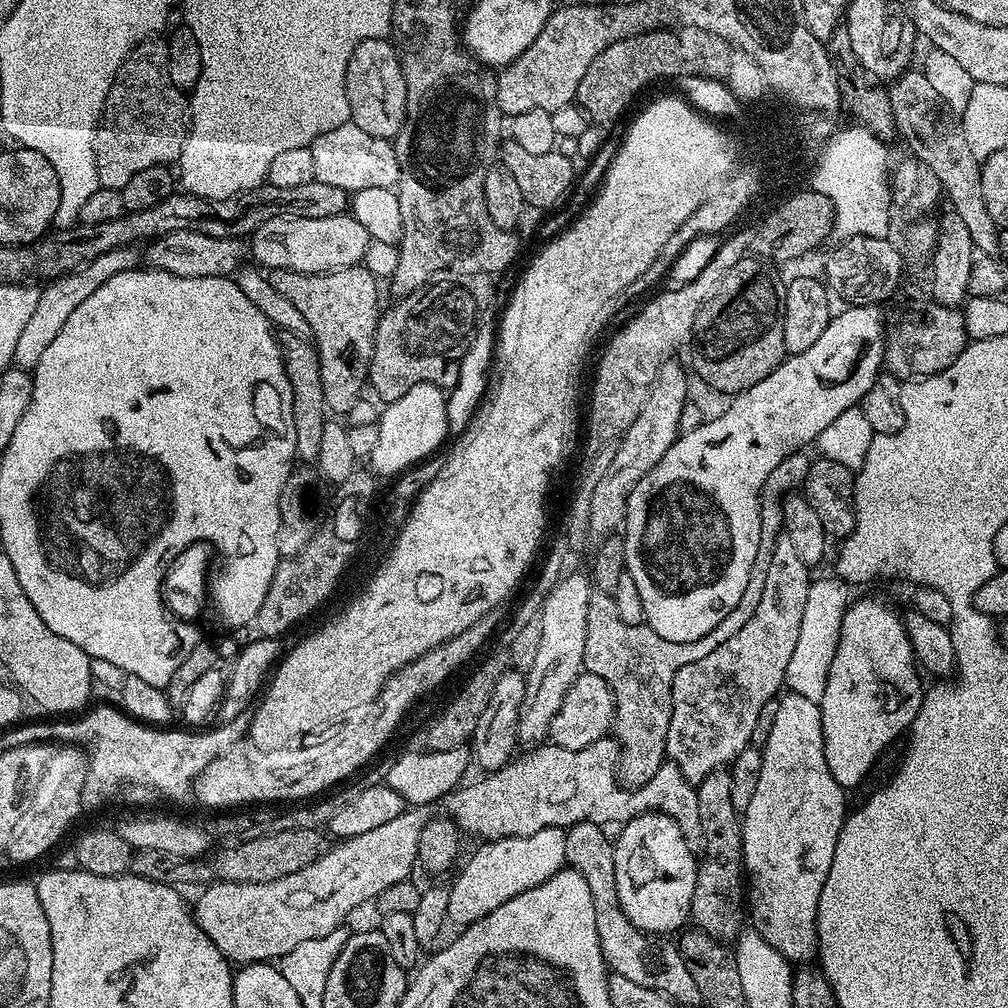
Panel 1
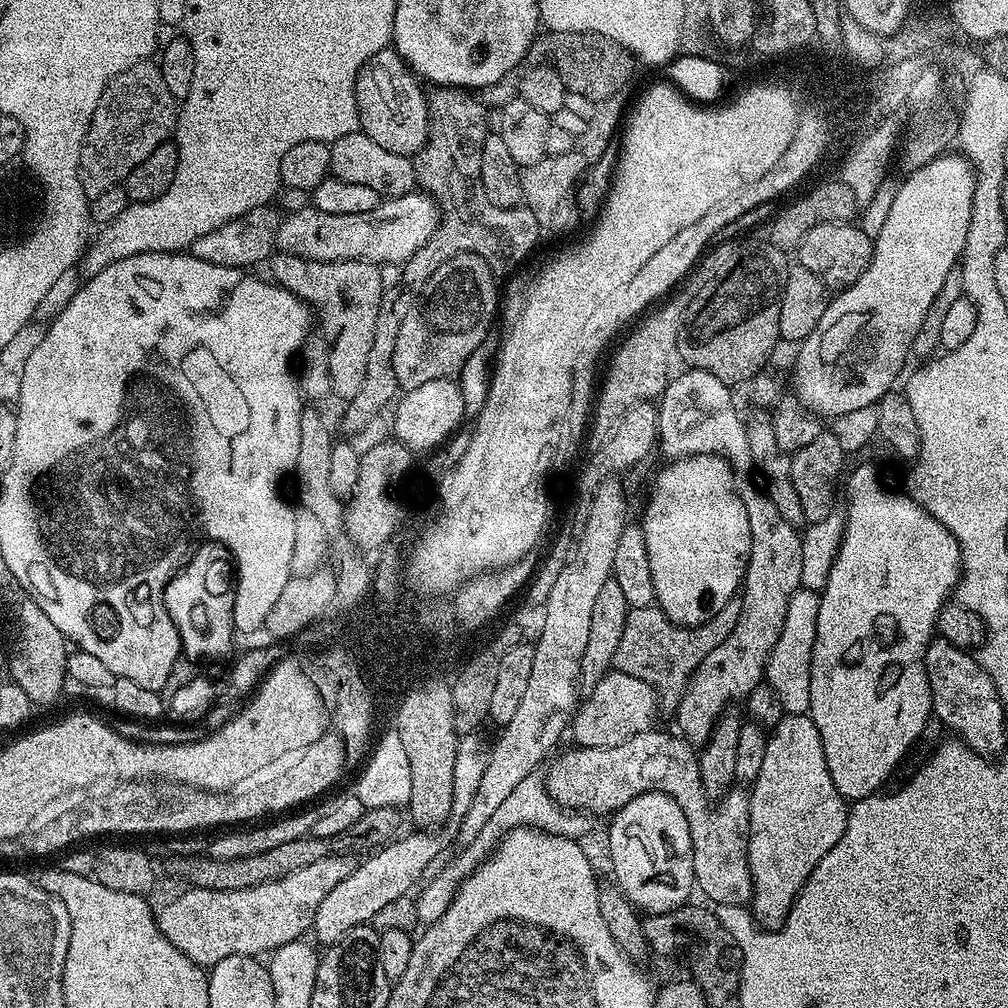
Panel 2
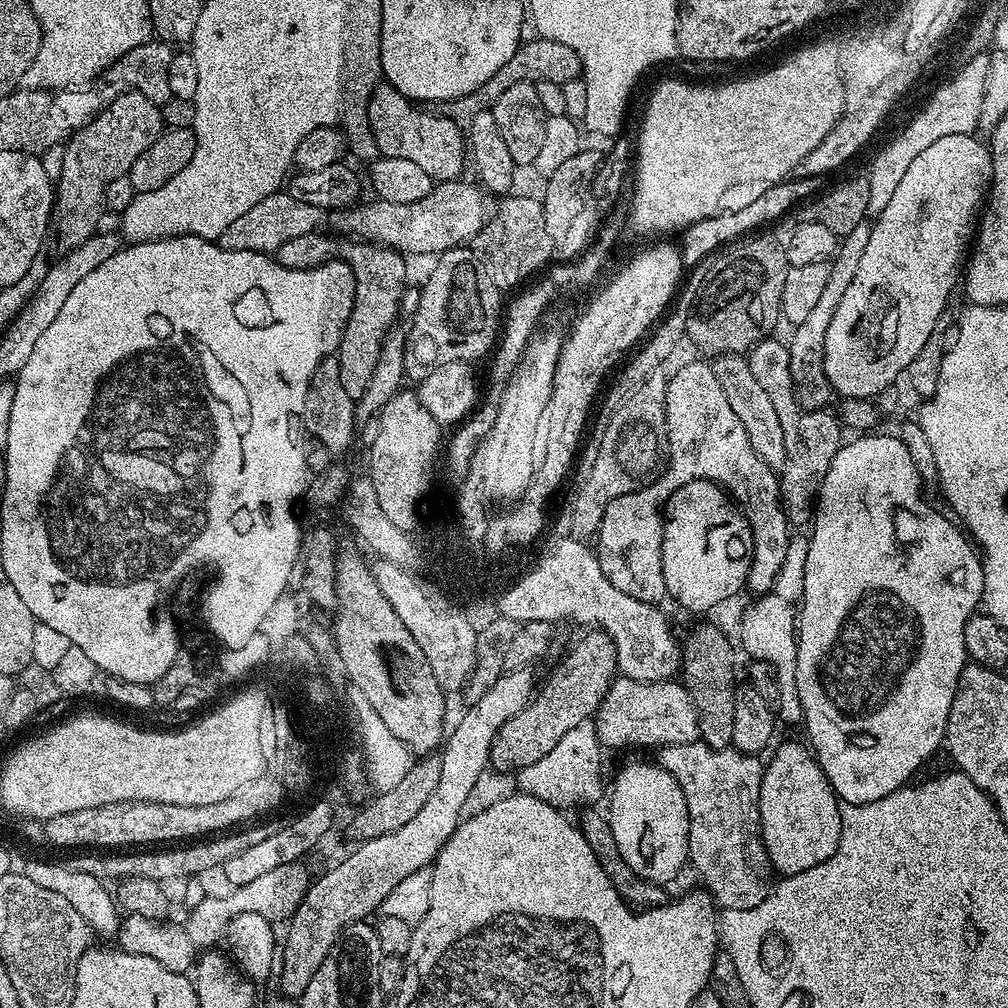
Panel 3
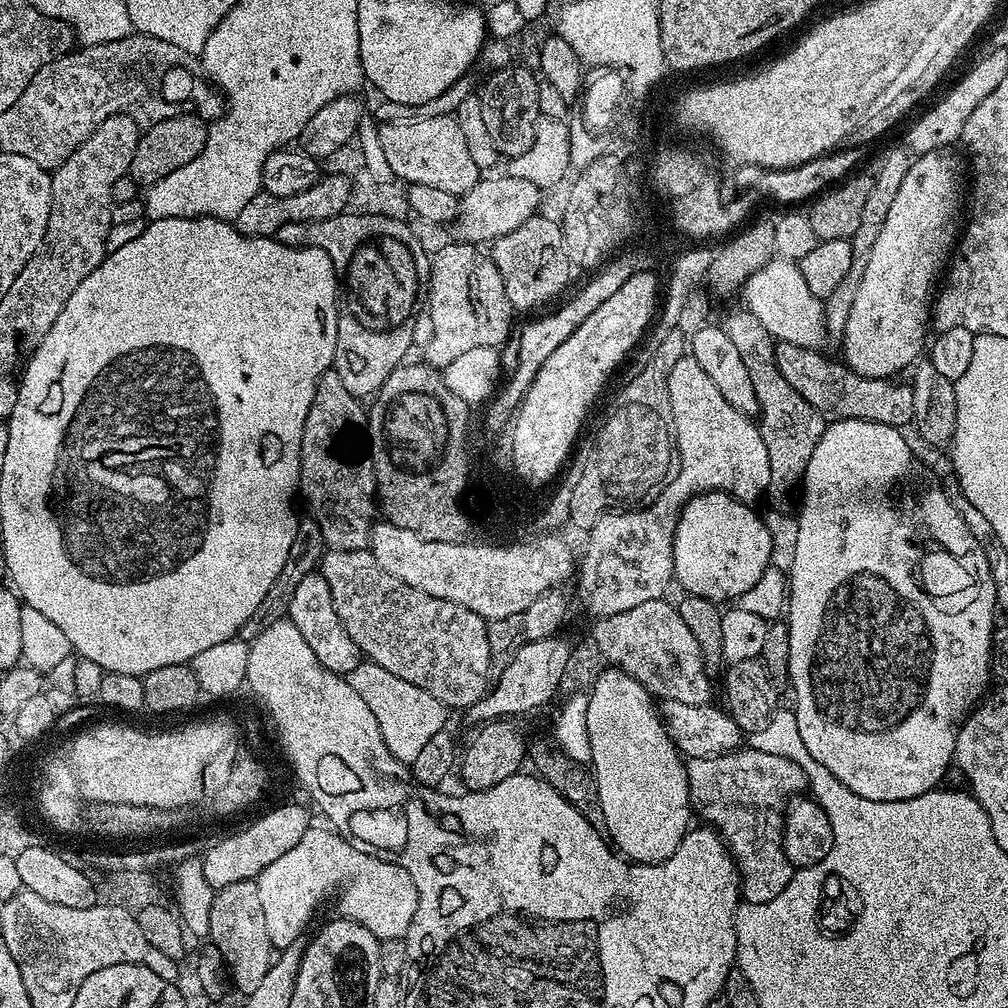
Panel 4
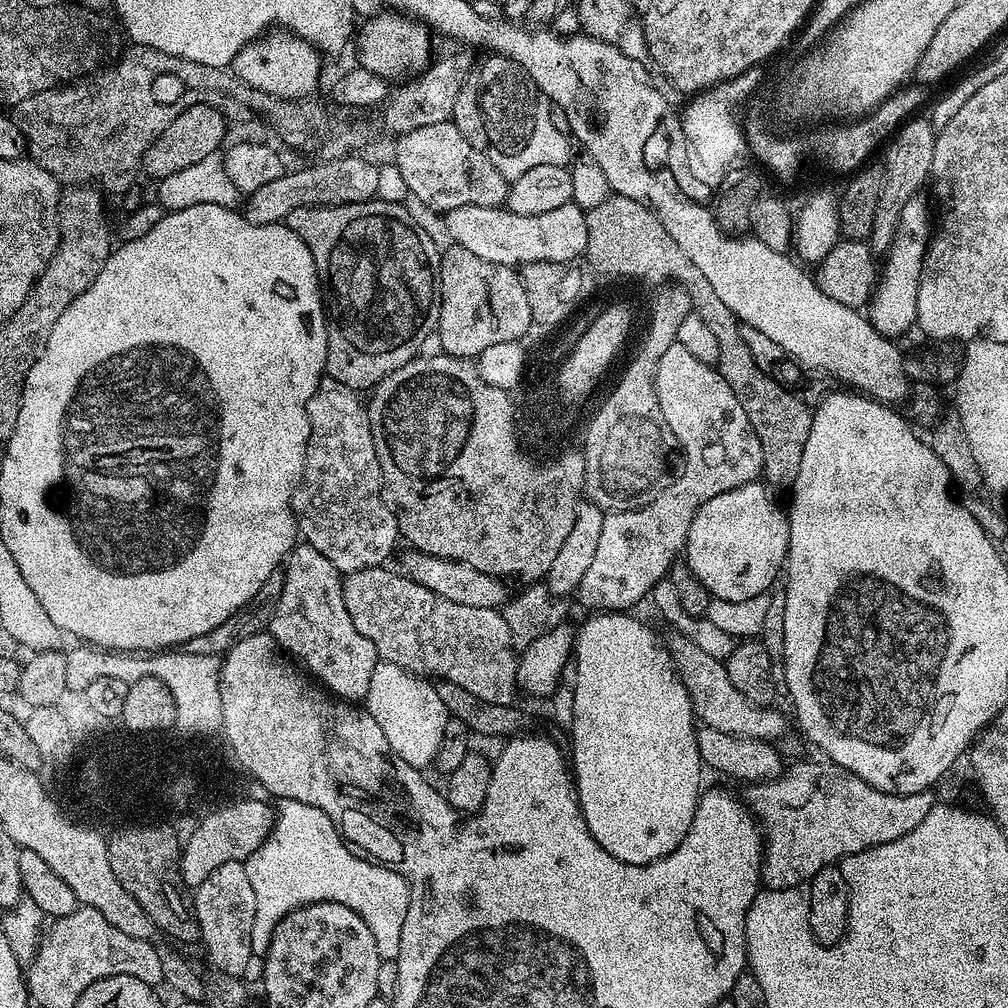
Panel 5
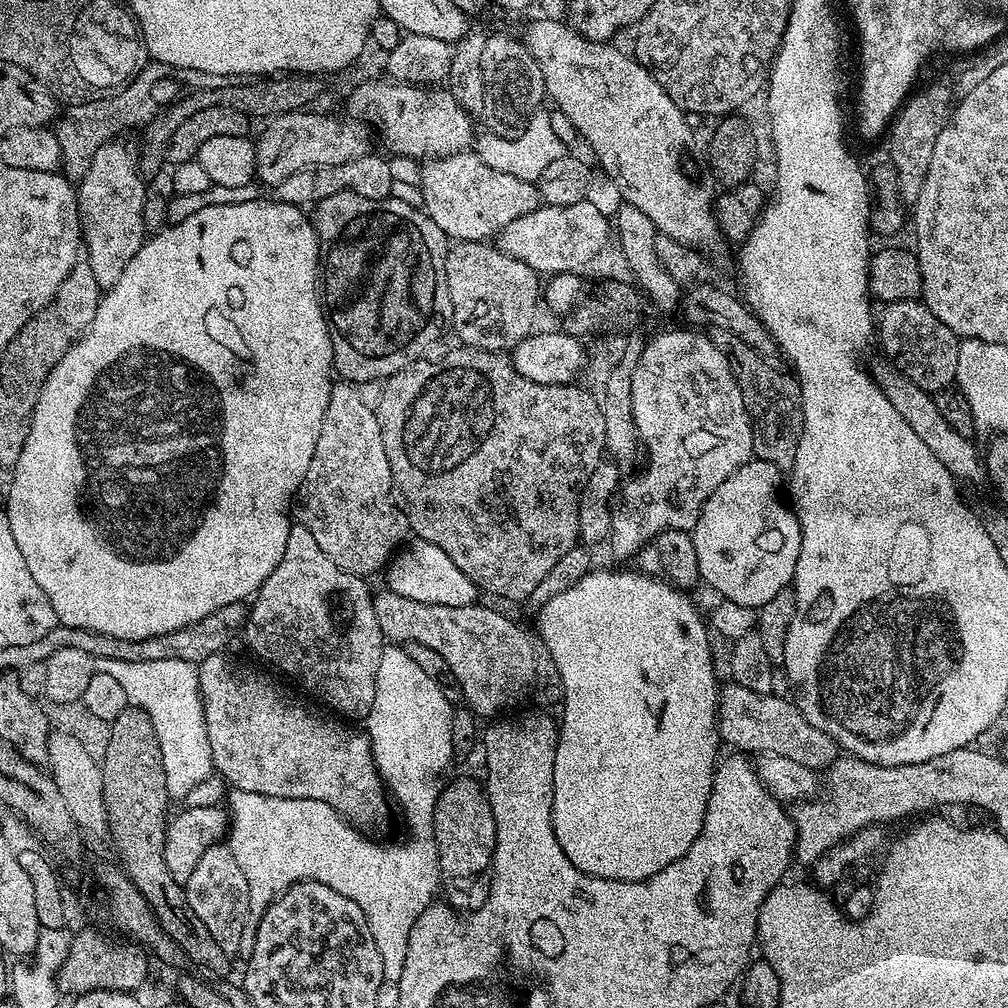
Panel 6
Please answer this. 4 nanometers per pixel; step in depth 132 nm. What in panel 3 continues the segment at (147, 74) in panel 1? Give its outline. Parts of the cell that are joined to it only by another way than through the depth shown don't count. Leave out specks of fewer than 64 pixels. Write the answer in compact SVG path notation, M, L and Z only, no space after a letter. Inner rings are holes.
M124 92L121 96L115 96L109 104L100 109L99 114L85 127L73 132L70 139L63 145L64 157L62 158L62 170L54 184L54 228L61 232L64 237L60 244L64 250L79 246L80 242L93 236L101 227L100 215L105 215L104 191L114 178L127 176L130 166L142 154L142 150L150 150L154 138L163 132L166 121L160 117L161 105L155 104L146 98L141 92Z

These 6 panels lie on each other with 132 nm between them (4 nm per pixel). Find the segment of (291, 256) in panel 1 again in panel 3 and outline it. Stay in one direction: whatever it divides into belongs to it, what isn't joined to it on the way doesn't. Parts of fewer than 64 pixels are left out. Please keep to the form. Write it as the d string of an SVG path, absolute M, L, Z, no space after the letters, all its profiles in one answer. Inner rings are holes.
M457 178L437 183L432 192L426 194L426 198L418 198L418 202L409 204L372 198L369 204L360 202L347 210L333 211L332 224L341 237L379 244L381 248L393 248L409 257L431 257L467 245L484 225L485 193L475 183L463 184L462 181Z

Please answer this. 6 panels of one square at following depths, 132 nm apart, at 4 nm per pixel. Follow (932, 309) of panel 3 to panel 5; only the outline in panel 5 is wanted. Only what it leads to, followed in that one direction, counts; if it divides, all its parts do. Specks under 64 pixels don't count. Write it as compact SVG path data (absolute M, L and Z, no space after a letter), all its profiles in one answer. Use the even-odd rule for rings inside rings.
M920 194L914 195L910 198L910 202L906 202L906 206L902 206L902 218L896 237L883 257L882 271L878 276L876 291L872 293L870 307L866 312L867 319L872 321L873 326L889 338L900 338L908 327L916 324L918 286L924 269L924 255L928 252L930 239L928 204L922 197L923 195Z

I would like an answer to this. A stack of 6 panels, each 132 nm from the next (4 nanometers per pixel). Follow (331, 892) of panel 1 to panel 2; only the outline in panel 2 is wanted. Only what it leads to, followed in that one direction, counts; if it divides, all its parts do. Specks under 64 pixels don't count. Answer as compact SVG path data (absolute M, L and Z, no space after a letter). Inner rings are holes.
M327 856L318 858L318 862L310 862L310 866L302 866L302 870L294 870L277 880L258 884L242 890L206 890L189 887L180 897L174 899L166 907L159 909L158 923L160 933L186 958L201 966L211 966L222 962L222 958L231 956L255 956L260 952L271 954L276 948L301 939L313 927L313 920L318 906L326 898L330 890L350 875L354 867L347 856Z

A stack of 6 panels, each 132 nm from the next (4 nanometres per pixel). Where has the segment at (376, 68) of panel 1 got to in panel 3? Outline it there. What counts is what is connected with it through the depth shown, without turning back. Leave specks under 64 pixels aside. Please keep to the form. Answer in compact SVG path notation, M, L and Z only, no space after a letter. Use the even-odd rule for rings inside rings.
M381 83L372 91L368 103L368 121L374 134L376 151L380 156L407 158L430 174L433 182L457 179L466 168L466 136L457 121L437 116L435 111L423 112L423 107L407 100L388 83Z

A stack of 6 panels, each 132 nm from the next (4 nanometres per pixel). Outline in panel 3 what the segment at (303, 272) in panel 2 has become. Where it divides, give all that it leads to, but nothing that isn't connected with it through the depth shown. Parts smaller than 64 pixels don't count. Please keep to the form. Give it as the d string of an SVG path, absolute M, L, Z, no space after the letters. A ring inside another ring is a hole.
M317 230L298 238L290 238L290 242L278 246L274 259L287 268L318 268L327 260L335 259L343 260L350 266L356 276L356 297L350 318L344 324L338 355L342 386L346 386L346 394L358 398L366 390L370 374L374 374L374 366L378 362L386 334L397 323L396 311L404 296L404 279L408 276L408 268L404 265L405 257L393 248L381 248L379 244L361 242L355 238L323 236L322 233Z

